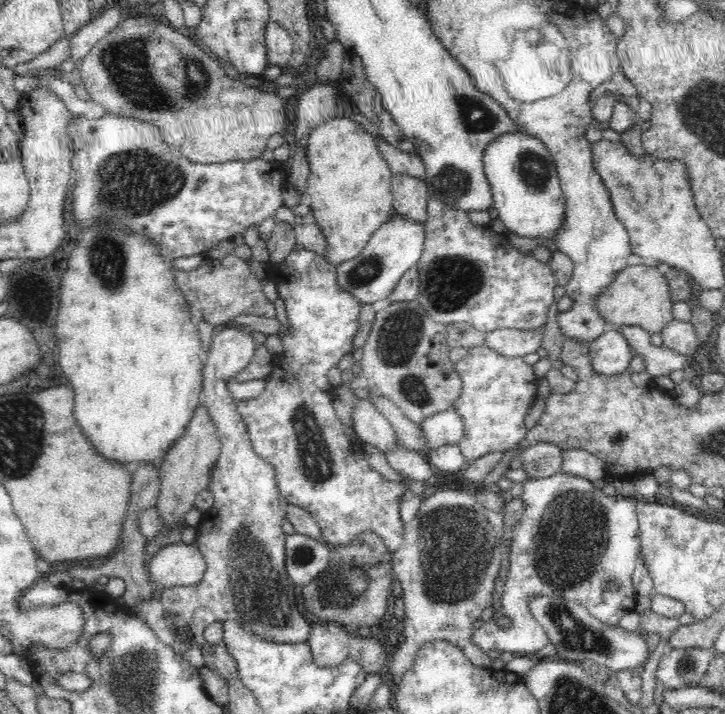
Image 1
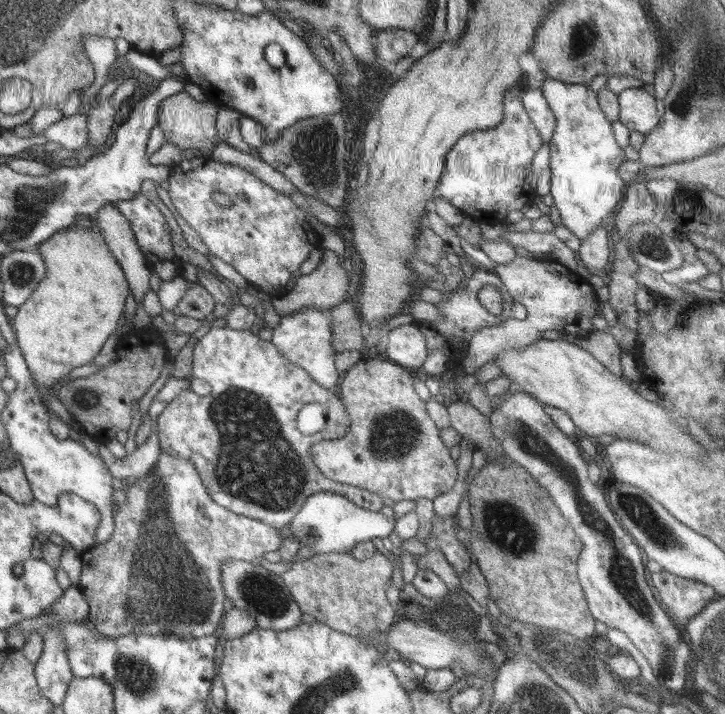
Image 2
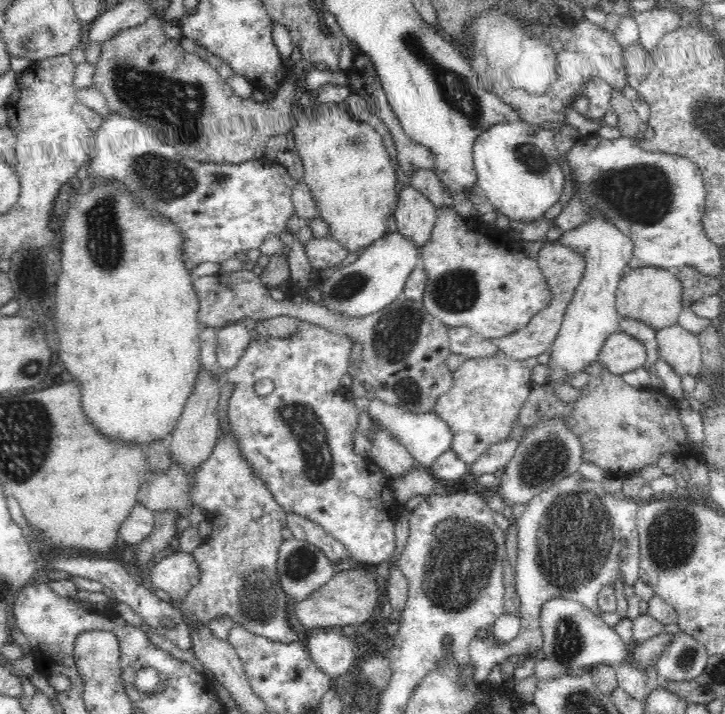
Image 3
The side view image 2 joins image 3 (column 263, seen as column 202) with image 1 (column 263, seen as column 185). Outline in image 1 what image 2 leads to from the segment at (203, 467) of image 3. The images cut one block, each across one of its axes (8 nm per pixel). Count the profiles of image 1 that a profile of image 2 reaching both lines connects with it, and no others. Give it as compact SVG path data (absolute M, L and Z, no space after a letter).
M222 326L214 336L212 350L210 350L208 362L204 366L206 380L204 380L204 388L200 394L200 402L208 408L208 412L218 428L218 436L222 440L220 454L212 466L210 482L206 488L212 494L214 506L212 506L212 510L202 514L202 524L198 526L198 540L196 540L196 546L206 560L206 572L198 584L188 586L188 588L166 588L160 598L164 610L168 610L176 618L182 616L186 620L186 624L192 632L192 638L198 646L202 646L206 642L204 630L212 622L218 622L218 620L224 620L224 622L232 620L232 622L240 624L242 628L248 628L250 632L258 632L262 638L266 638L270 642L278 642L278 644L306 642L312 632L312 626L308 626L306 620L296 610L296 600L294 600L296 586L290 582L290 578L286 574L286 536L288 534L282 532L282 522L286 520L288 504L284 502L282 494L278 492L276 468L272 468L264 458L260 458L254 452L254 444L250 440L246 422L238 416L238 410L236 410L238 400L234 400L228 394L228 390L222 382L222 378L236 376L240 370L244 370L250 364L250 360L254 360L254 352L256 352L256 342L252 340L250 334L244 332L244 328Z

